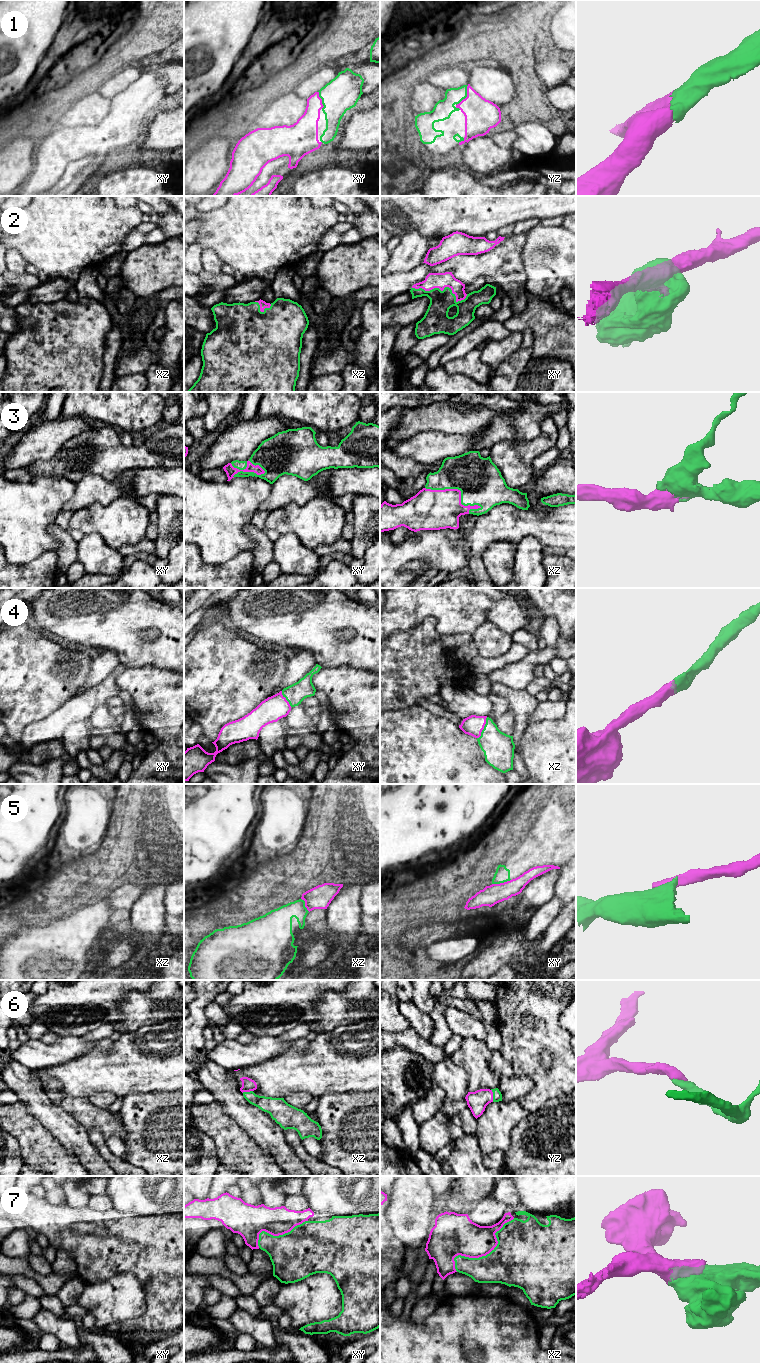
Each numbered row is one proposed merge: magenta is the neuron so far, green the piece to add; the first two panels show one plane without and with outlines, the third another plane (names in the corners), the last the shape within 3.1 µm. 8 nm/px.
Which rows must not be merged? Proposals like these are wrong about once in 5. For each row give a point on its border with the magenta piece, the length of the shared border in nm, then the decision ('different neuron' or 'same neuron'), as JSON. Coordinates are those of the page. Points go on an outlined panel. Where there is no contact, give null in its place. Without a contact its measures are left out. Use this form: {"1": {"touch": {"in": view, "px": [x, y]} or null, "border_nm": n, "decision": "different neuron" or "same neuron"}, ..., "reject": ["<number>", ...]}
{"1": {"touch": {"in": "yz", "px": [467, 96]}, "border_nm": 190, "decision": "same neuron"}, "2": {"touch": {"in": "xy", "px": [442, 290]}, "border_nm": 460, "decision": "same neuron"}, "3": {"touch": {"in": "xz", "px": [459, 490]}, "border_nm": 480, "decision": "same neuron"}, "4": {"touch": {"in": "xz", "px": [483, 728]}, "border_nm": 190, "decision": "same neuron"}, "5": {"touch": {"in": "xy", "px": [501, 883]}, "border_nm": 160, "decision": "different neuron"}, "6": {"touch": {"in": "yz", "px": [492, 1095]}, "border_nm": 110, "decision": "same neuron"}, "7": {"touch": {"in": "xz", "px": [484, 1255]}, "border_nm": 650, "decision": "same neuron"}, "reject": ["5"]}

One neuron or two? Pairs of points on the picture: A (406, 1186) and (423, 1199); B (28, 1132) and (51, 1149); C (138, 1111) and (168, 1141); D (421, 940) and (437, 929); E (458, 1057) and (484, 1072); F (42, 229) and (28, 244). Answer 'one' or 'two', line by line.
A: one
B: one
C: one
D: one
E: one
F: one

